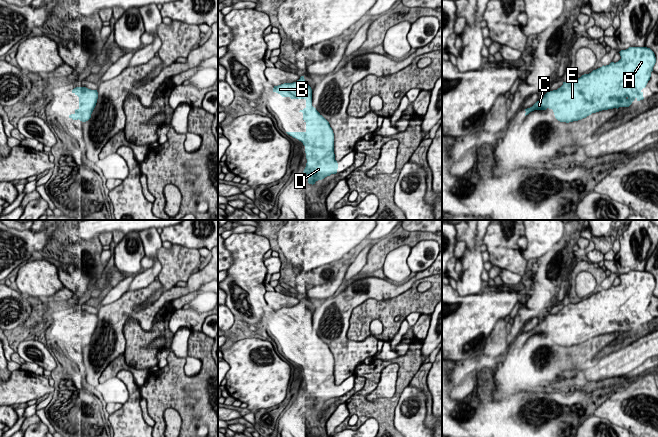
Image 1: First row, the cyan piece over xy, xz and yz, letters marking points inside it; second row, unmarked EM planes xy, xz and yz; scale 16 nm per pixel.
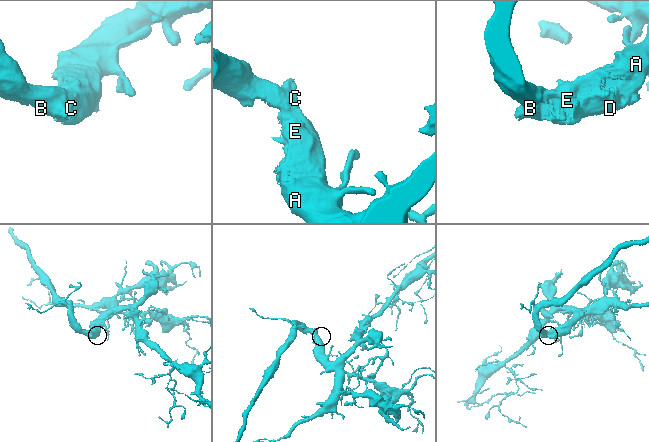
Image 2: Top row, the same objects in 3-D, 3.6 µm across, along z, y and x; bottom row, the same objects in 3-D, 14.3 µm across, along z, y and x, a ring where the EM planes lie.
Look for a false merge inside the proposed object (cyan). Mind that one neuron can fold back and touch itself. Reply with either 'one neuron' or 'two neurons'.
one neuron

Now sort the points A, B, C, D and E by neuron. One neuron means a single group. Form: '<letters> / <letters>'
A B C D E

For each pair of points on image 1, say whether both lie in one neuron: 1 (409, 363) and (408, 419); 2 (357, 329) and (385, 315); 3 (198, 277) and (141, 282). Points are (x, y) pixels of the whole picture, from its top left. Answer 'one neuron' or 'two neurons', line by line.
1: two neurons
2: one neuron
3: two neurons

